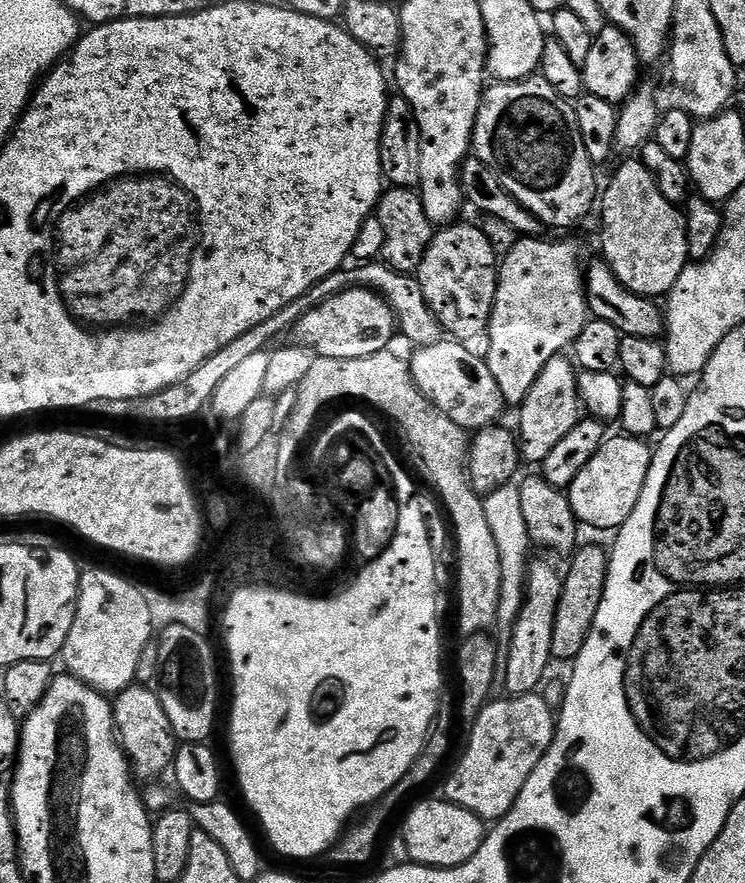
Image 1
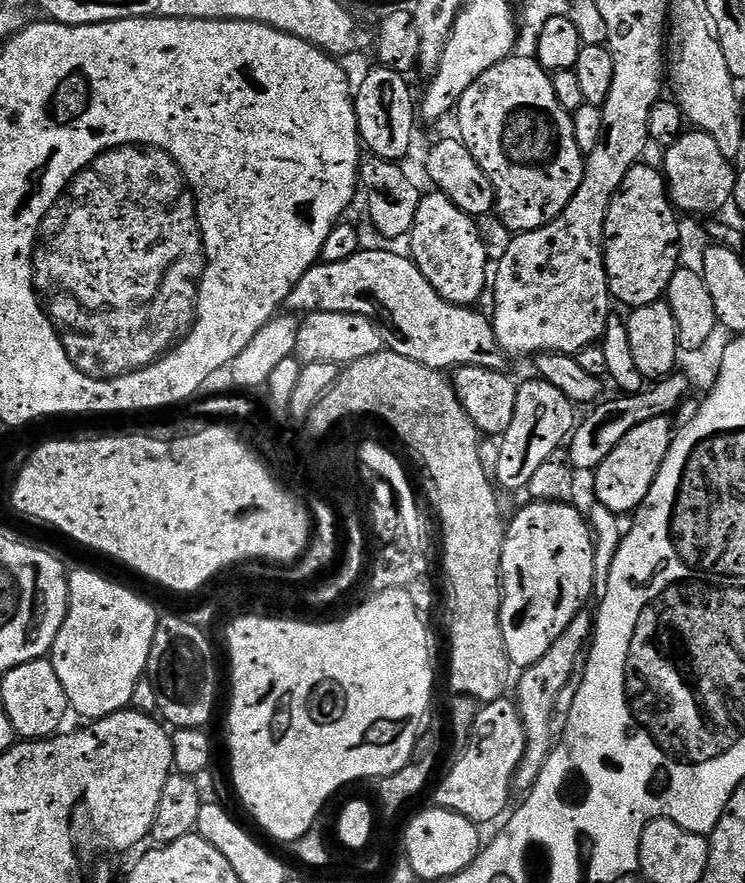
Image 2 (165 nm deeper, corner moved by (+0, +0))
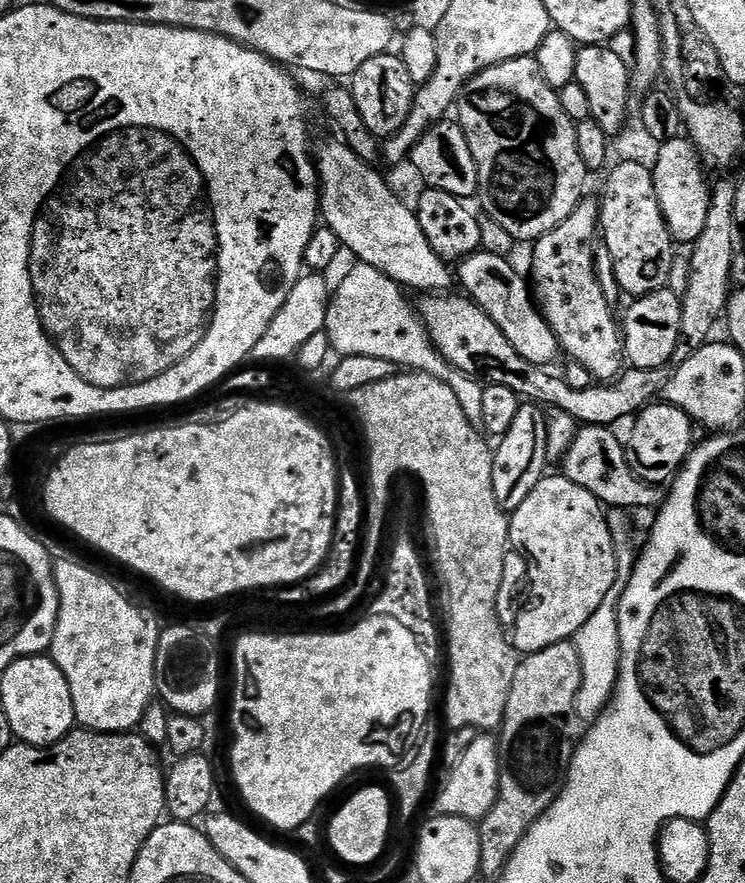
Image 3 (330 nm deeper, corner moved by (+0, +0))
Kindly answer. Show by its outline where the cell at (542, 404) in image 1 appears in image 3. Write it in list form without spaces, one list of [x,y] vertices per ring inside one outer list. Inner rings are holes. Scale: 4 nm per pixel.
[[[521,403],[510,430],[499,437],[494,448],[494,498],[498,498],[498,506],[503,512],[511,514],[526,502],[530,490],[544,479],[547,464],[544,413],[535,403]]]

